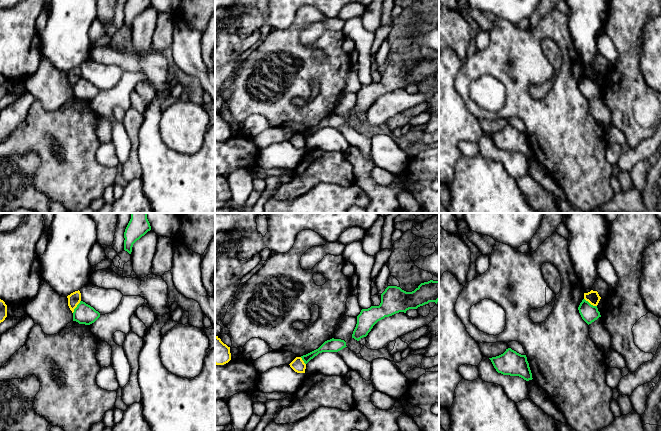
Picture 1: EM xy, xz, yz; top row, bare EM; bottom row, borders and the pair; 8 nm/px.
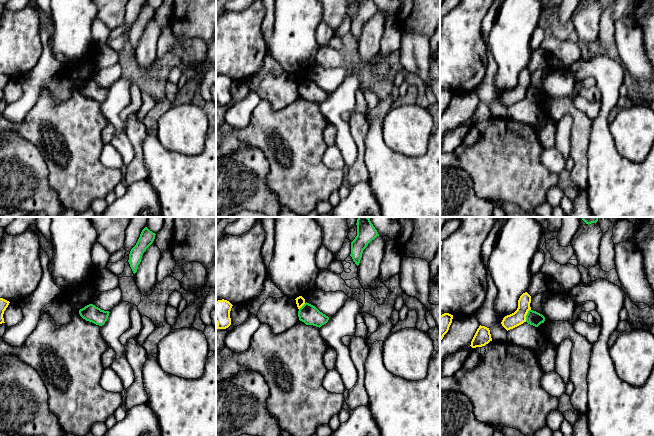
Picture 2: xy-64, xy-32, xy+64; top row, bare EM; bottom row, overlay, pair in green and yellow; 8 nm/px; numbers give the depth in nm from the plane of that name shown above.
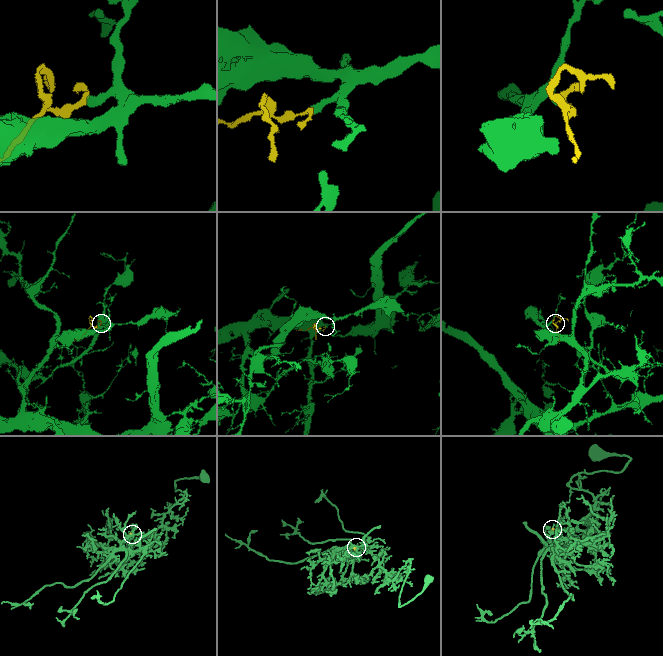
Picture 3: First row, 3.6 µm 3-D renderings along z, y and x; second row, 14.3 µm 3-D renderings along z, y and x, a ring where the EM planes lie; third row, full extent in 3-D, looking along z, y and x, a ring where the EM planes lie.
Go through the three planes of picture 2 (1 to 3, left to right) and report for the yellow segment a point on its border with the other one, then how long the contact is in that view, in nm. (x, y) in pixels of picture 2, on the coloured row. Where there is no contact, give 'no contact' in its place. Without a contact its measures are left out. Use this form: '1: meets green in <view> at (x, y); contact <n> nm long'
1: no contact
2: meets green in xy-32 at (302, 306); contact 80 nm long
3: meets green in xy+64 at (526, 315); contact 110 nm long

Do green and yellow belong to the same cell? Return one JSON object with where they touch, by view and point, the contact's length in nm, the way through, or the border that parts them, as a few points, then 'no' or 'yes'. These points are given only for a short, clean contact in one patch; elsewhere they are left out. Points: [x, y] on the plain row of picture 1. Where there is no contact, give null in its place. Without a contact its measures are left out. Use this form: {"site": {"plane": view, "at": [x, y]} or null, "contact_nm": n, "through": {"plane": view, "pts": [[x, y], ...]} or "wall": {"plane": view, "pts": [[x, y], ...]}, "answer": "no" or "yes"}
{"site": {"plane": "yz", "at": [589, 79]}, "contact_nm": 120, "wall": {"plane": "yz", "pts": [[584, 74], [596, 82]]}, "answer": "no"}

